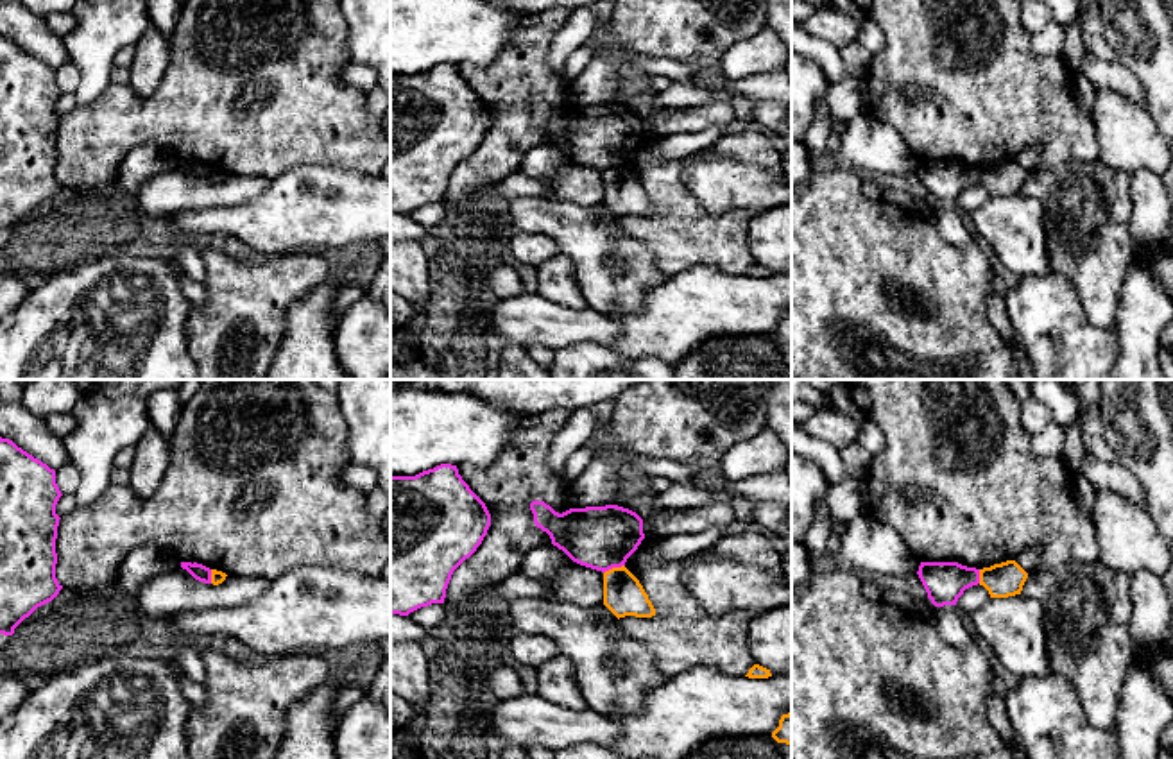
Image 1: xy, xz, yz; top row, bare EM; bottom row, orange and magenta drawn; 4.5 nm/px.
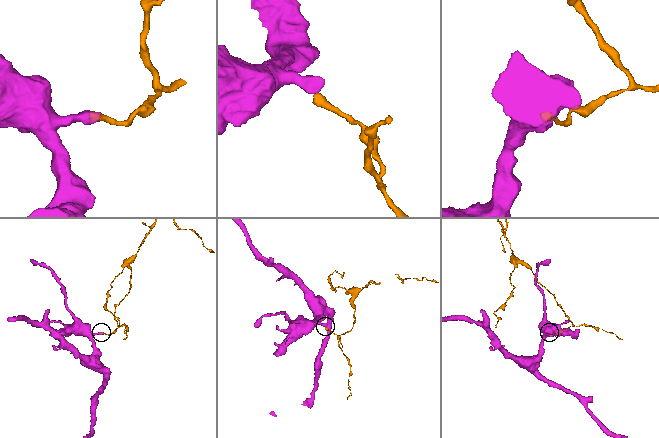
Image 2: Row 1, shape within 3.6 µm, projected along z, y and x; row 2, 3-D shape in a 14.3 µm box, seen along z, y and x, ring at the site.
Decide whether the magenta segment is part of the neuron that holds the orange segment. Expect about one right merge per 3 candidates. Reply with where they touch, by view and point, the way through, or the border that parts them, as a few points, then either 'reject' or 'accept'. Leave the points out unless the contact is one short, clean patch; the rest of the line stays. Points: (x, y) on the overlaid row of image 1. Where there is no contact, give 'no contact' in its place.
contact xz (613, 568); border xz (624, 564), (613, 566), (604, 573); reject

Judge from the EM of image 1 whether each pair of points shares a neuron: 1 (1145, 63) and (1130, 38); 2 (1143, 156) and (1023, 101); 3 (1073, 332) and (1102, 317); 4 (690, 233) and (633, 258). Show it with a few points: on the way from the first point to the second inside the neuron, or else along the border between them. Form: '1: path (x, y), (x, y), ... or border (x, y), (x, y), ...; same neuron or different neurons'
1: path (1145, 58), (1145, 52), (1136, 43); same neuron
2: border (1091, 115), (1098, 158); different neurons
3: border (1071, 285), (1084, 315), (1091, 323), (1111, 330); different neurons
4: border (616, 226), (638, 238), (667, 276); different neurons

